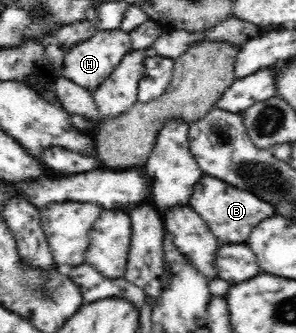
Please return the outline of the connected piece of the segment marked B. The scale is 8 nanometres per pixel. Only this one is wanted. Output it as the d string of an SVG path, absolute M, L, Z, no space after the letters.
M204 175L193 187L189 202L209 225L220 243L245 243L255 225L275 215L275 208L258 196L237 188L227 181Z

